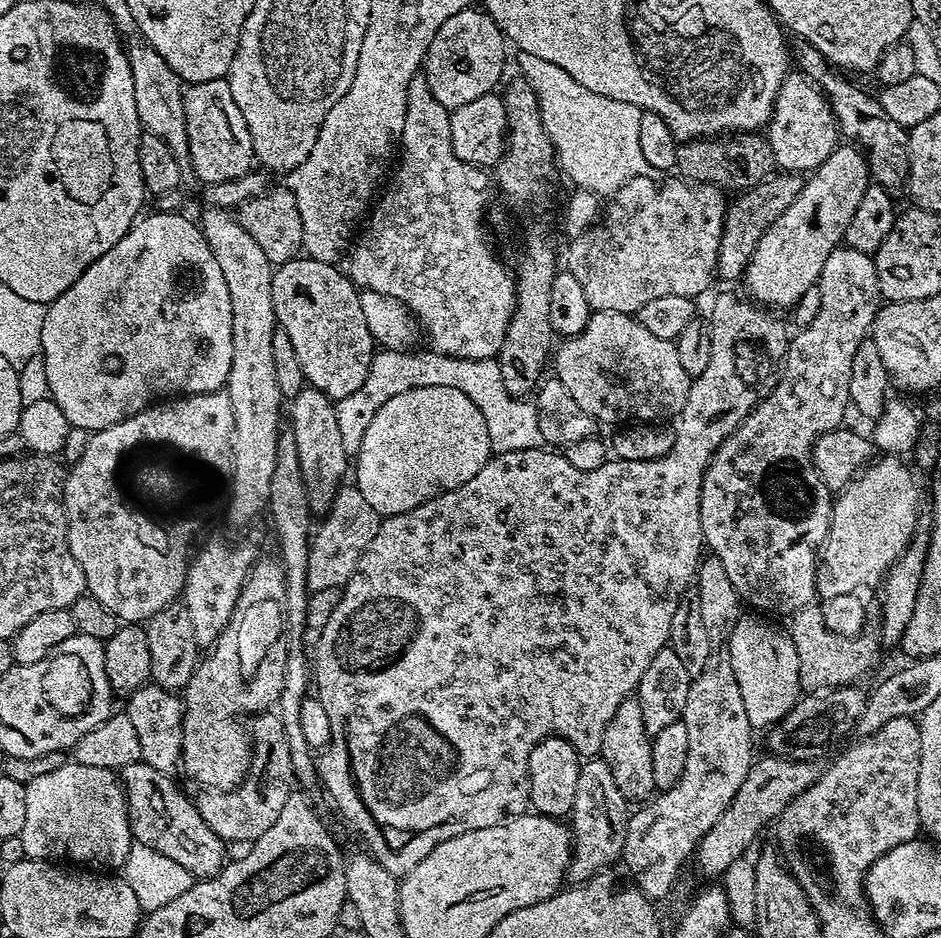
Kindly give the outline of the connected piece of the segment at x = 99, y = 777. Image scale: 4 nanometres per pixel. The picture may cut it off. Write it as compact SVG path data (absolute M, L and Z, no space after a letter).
M65 762L62 766L58 766L58 770L50 770L50 774L41 774L24 785L24 806L24 821L19 837L24 855L29 860L71 862L76 866L96 866L92 864L120 866L128 857L134 843L128 825L128 809L122 784L117 773L111 768Z

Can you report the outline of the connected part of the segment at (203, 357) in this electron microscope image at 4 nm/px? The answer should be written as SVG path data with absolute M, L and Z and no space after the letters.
M153 211L151 215L141 215L113 248L106 250L106 254L95 260L57 300L47 305L44 314L38 355L44 360L47 395L62 410L73 429L85 428L85 433L88 434L114 426L161 398L168 398L173 394L193 396L199 392L218 392L228 383L233 346L230 290L226 290L226 278L222 278L222 270L218 270L218 262L214 254L210 254L210 246L195 219L187 220L180 212Z

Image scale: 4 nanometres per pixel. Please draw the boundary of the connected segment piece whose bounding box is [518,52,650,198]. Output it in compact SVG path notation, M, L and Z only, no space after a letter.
M520 52L519 75L534 90L542 126L552 143L555 163L568 175L568 180L581 192L591 192L597 198L607 198L630 178L649 175L642 146L638 143L638 122L642 111L630 102L606 98L586 90L566 70Z

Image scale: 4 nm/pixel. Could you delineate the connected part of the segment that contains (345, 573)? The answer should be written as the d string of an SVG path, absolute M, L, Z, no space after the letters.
M341 486L336 492L334 502L330 506L328 515L319 521L320 529L315 529L308 546L308 561L306 562L306 582L309 593L317 590L330 590L331 588L343 589L366 546L374 538L380 528L381 517L362 498L362 494L354 486Z

